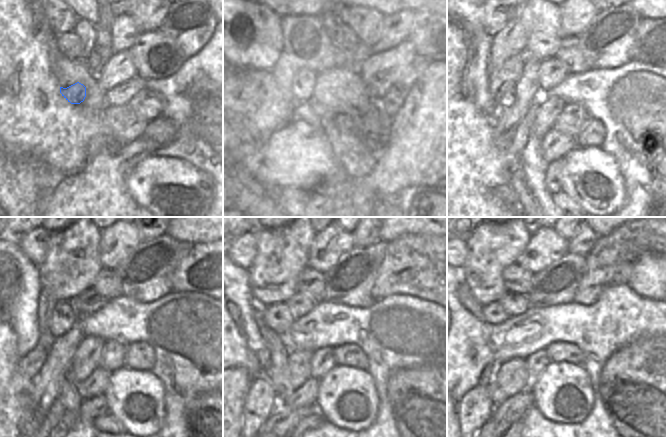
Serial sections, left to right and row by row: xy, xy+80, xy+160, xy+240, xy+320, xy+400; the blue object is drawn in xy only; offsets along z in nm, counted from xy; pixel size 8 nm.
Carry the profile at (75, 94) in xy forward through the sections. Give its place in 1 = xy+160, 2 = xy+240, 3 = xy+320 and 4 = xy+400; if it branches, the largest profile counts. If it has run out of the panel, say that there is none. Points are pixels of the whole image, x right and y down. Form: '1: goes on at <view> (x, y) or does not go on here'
1: goes on at xy+160 (509, 96)
2: goes on at xy+240 (63, 316)
3: goes on at xy+320 (278, 318)
4: goes on at xy+400 (493, 313)

